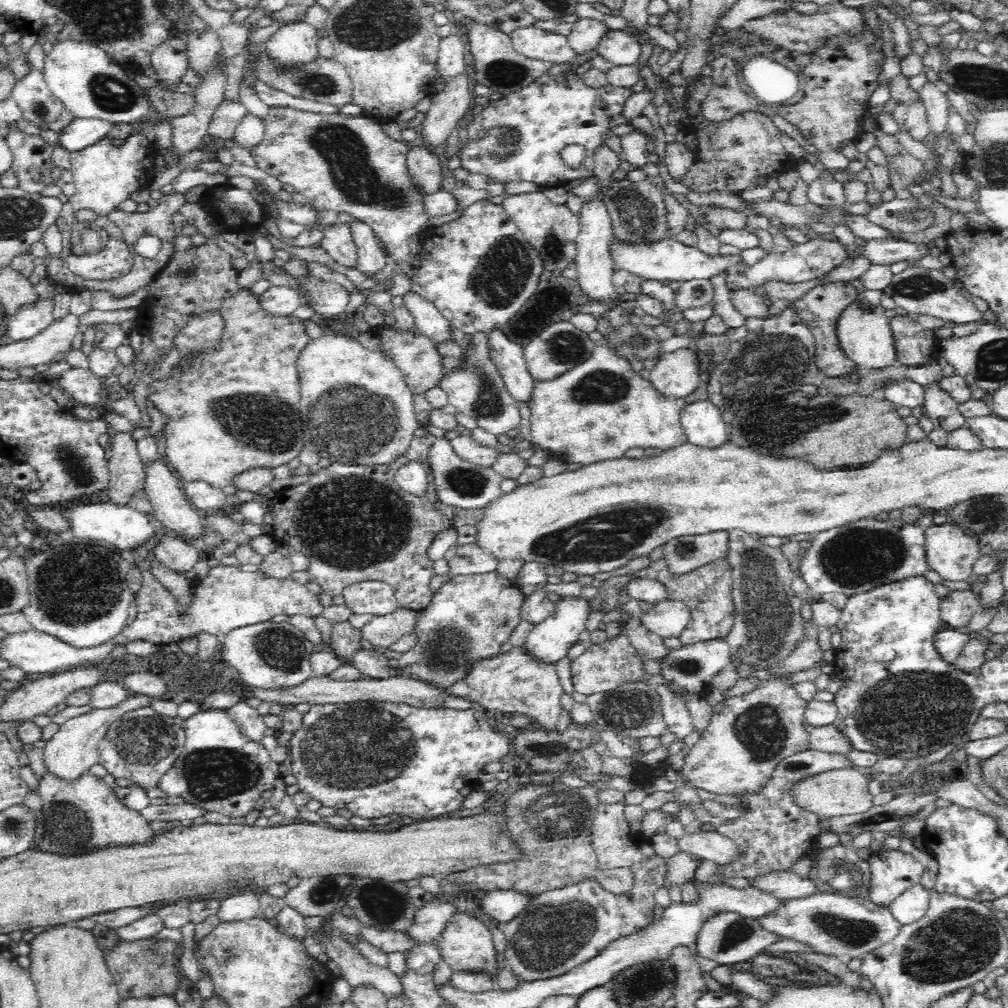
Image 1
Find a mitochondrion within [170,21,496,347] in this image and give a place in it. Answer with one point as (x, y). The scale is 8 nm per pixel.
(344, 151)

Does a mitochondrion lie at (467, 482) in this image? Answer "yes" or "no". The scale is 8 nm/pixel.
yes

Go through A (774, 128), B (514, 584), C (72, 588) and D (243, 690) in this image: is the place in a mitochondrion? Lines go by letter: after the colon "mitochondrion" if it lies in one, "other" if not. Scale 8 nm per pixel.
A: other
B: other
C: mitochondrion
D: other

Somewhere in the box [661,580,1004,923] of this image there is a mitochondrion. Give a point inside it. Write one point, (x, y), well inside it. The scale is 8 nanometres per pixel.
(926, 709)

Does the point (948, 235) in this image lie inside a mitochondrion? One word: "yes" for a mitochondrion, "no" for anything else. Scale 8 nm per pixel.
no

